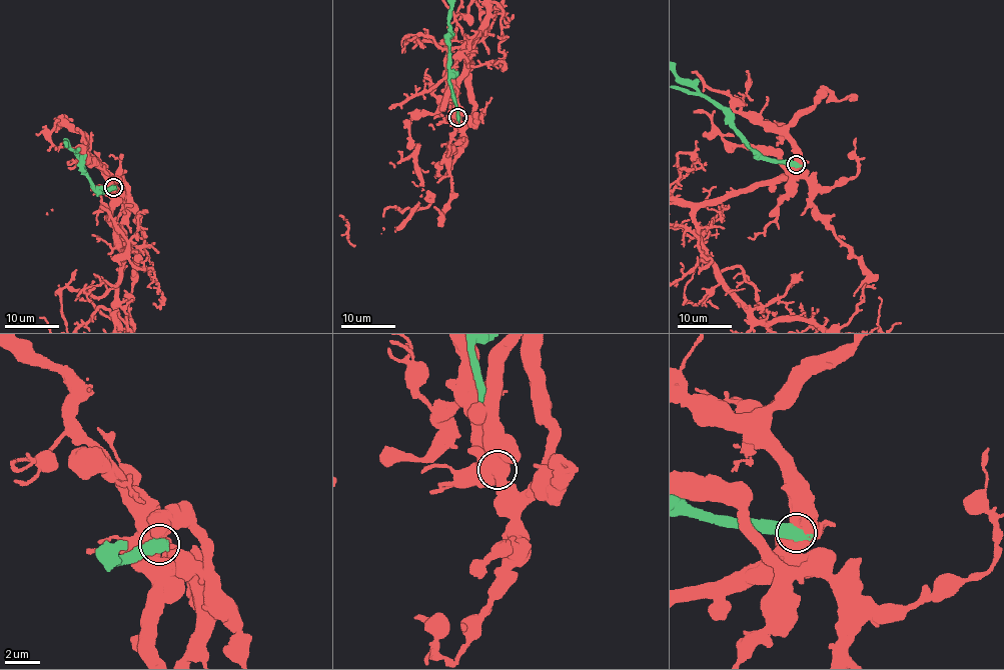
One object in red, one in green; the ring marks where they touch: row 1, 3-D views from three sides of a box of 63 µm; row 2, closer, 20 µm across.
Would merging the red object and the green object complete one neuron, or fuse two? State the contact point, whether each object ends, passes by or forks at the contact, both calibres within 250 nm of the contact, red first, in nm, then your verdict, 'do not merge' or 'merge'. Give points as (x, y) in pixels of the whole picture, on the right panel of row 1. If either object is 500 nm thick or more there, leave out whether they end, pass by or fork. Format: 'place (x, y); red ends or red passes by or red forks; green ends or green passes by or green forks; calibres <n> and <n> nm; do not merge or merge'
place (796, 164); calibres 850 and 650 nm; do not merge

